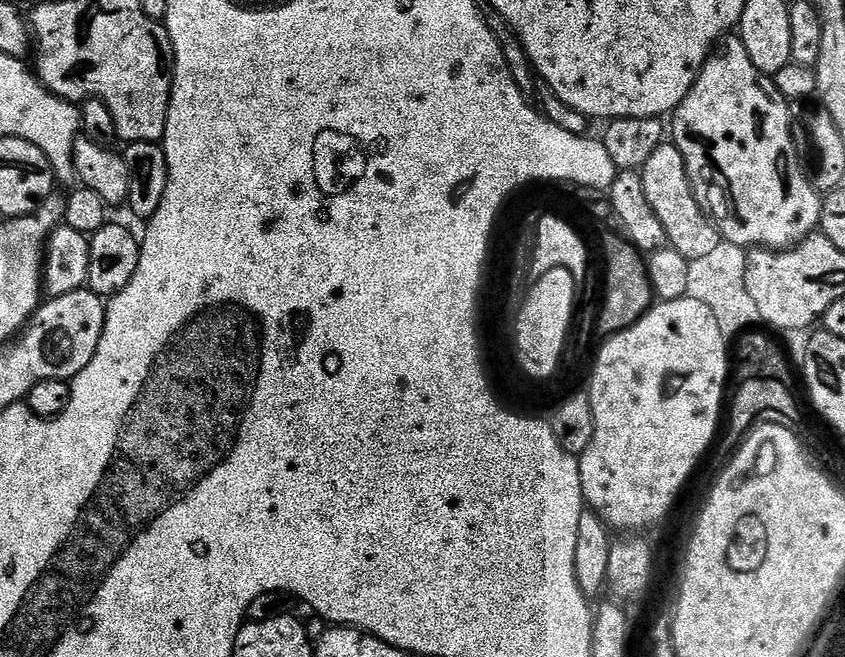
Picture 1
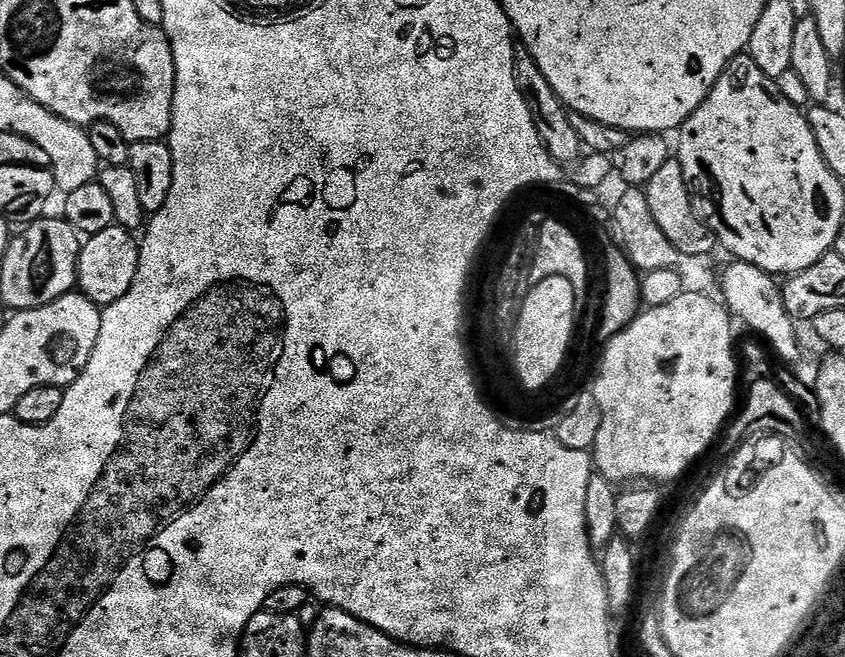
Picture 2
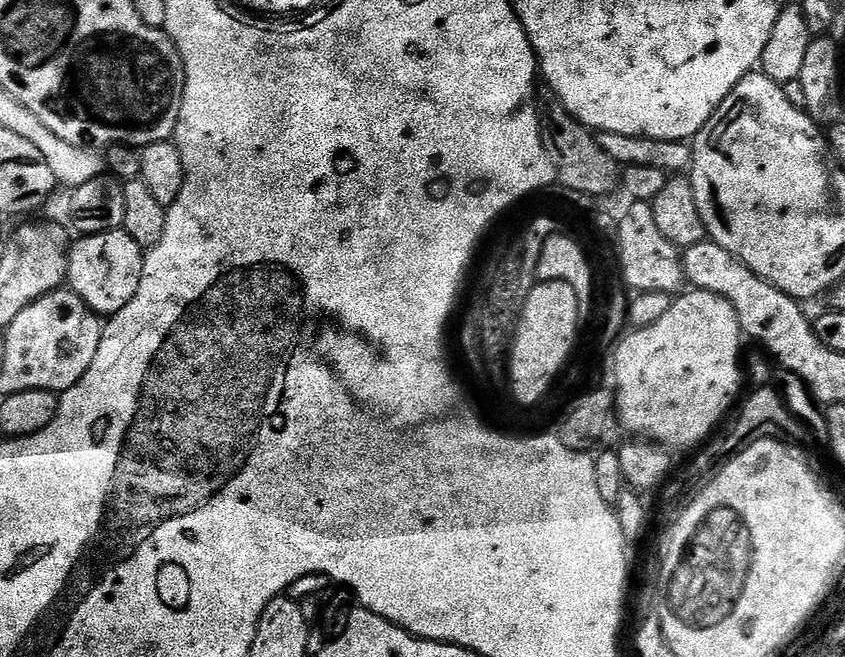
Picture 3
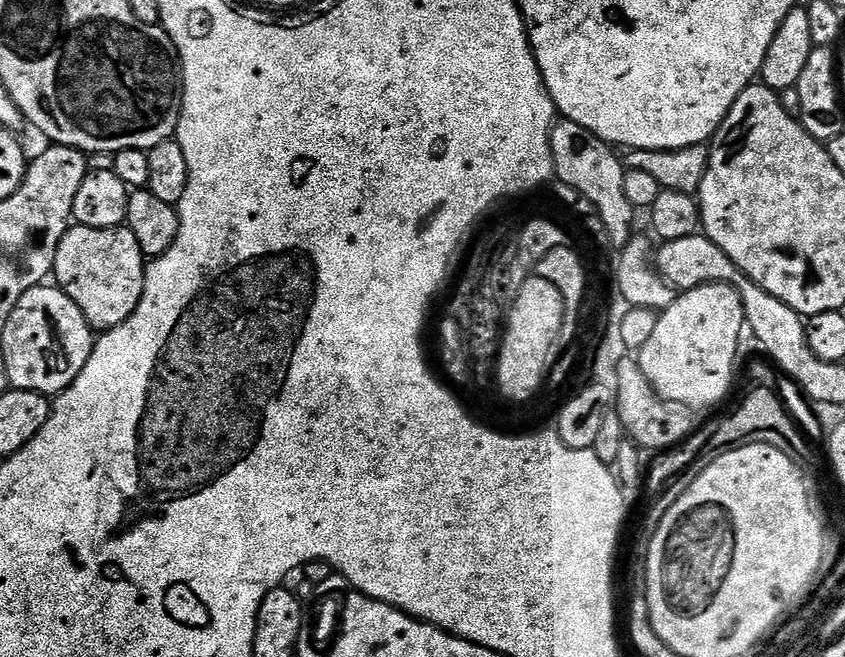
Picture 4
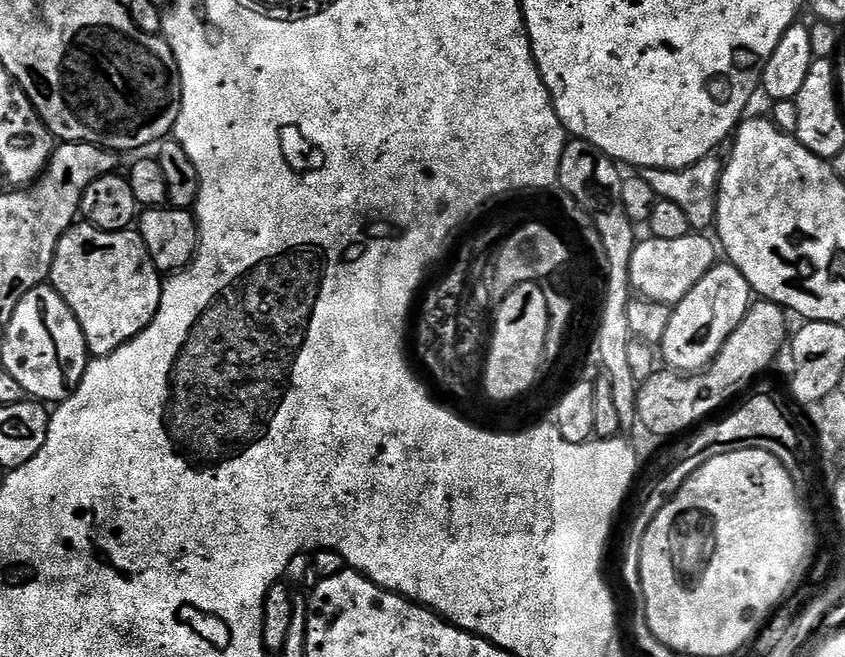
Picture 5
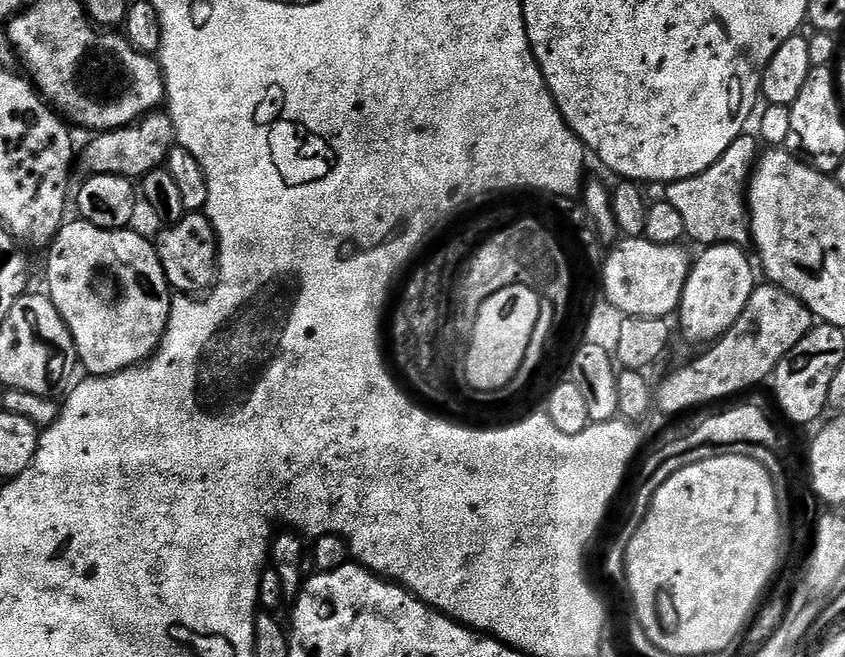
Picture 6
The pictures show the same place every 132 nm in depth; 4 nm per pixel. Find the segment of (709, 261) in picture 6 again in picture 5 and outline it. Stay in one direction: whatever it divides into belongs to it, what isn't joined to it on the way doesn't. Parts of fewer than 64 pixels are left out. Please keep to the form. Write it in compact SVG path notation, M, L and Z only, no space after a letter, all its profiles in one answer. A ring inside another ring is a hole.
M717 262L672 308L670 326L666 326L666 334L658 345L659 355L669 369L681 374L703 372L715 360L722 350L726 338L734 334L734 330L742 322L744 315L754 303L752 287L742 278L742 270L727 262Z

